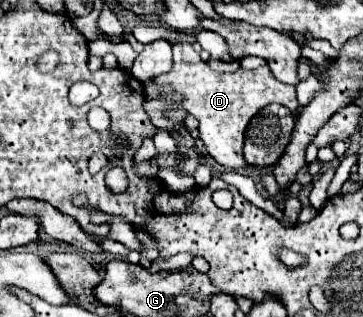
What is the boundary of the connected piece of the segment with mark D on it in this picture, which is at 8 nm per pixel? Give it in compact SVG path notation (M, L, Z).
M192 45L174 47L172 71L166 75L158 75L156 79L148 79L142 85L144 85L144 95L148 99L160 99L162 87L170 87L170 91L176 91L182 97L182 107L198 119L200 139L206 145L208 153L216 159L216 163L230 169L246 167L246 161L242 155L244 131L248 121L262 107L270 103L280 103L288 107L292 113L300 109L300 103L296 99L296 87L280 83L272 75L272 71L268 71L268 65L262 65L254 71L238 69L236 73L214 73L192 49Z

